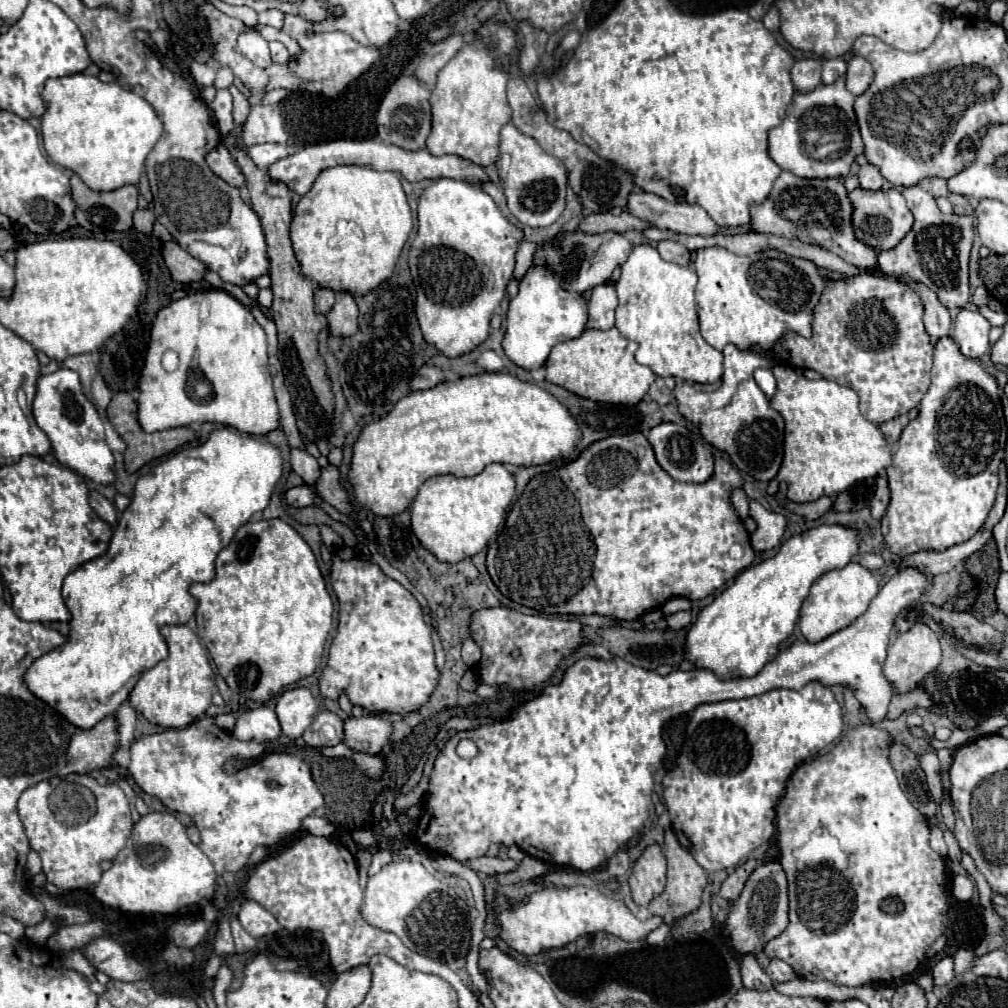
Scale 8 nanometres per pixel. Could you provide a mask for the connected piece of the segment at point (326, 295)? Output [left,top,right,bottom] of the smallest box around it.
[315,287,337,313]

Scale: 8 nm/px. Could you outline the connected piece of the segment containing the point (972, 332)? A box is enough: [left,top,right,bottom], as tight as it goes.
[953,309,991,359]

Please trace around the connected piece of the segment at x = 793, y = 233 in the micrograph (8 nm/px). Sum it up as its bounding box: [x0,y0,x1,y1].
[751,171,877,267]

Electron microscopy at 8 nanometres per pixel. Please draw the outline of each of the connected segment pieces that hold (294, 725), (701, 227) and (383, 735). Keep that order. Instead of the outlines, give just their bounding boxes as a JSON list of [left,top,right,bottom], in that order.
[[275,687,319,739],[627,193,725,235],[345,717,393,755]]

